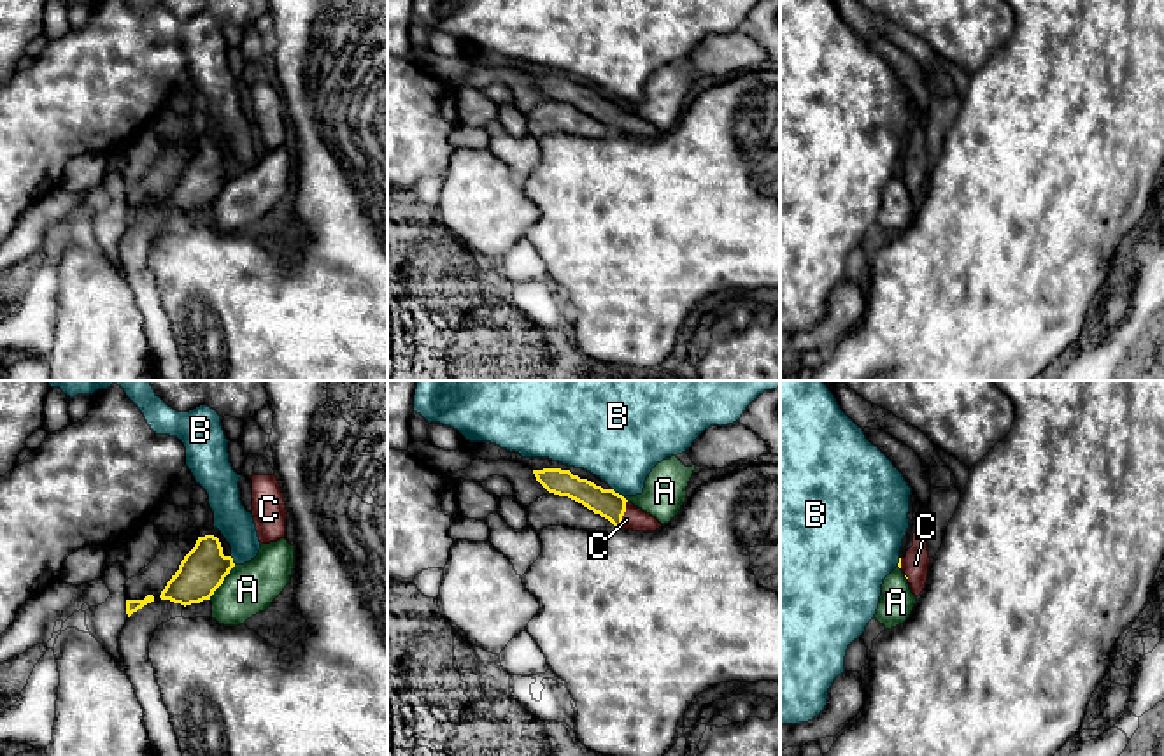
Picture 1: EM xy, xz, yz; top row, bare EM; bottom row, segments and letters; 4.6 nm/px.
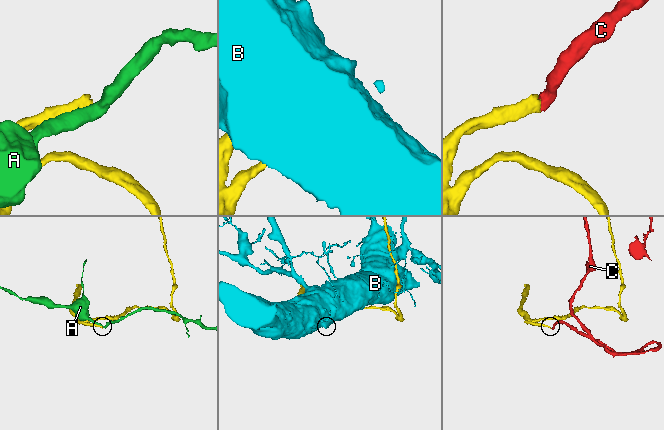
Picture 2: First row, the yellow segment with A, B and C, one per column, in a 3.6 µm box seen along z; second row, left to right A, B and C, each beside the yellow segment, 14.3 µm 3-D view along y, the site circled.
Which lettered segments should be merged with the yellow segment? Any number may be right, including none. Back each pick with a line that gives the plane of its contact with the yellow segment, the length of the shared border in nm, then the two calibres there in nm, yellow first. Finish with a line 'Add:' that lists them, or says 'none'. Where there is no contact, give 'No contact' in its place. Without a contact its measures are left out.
C: Touches yellow in xz. Shared border 130 nm. Thickness 130 nm (yellow) against 100 nm
Add: C

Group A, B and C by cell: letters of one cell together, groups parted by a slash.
A / B / C

